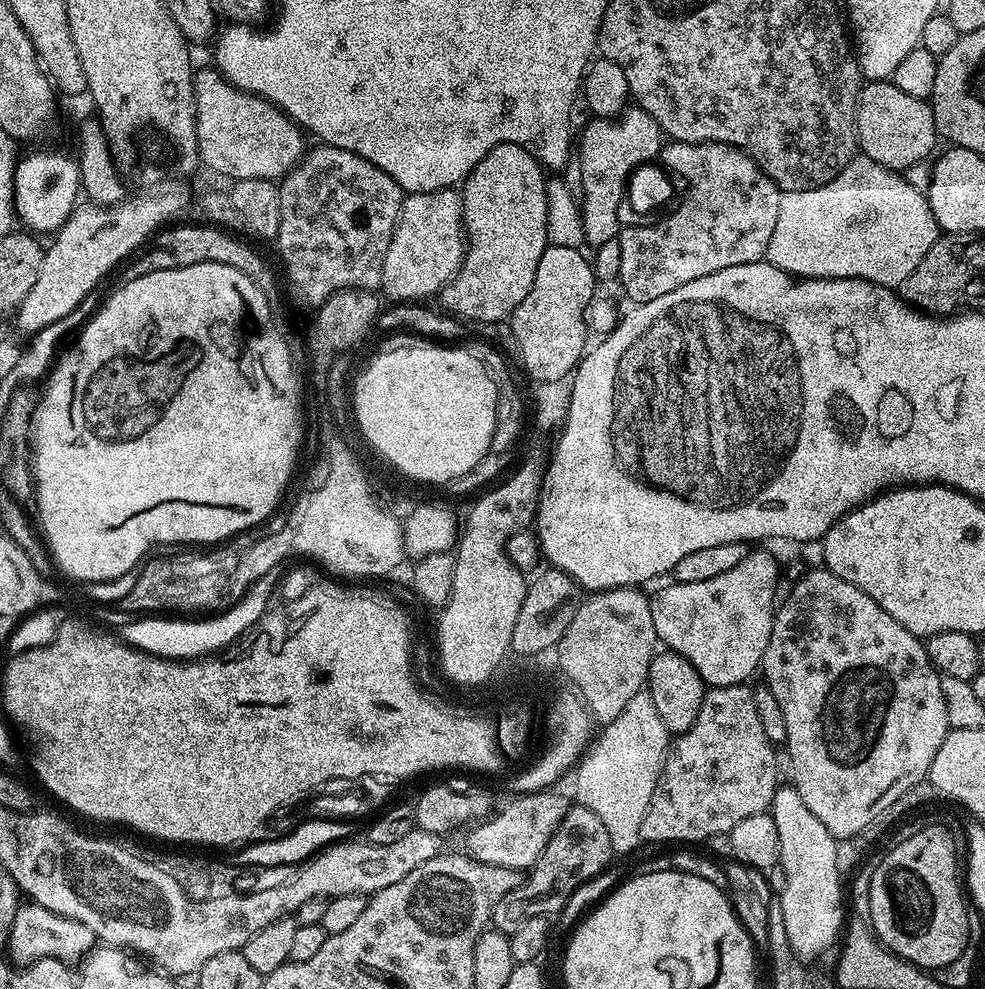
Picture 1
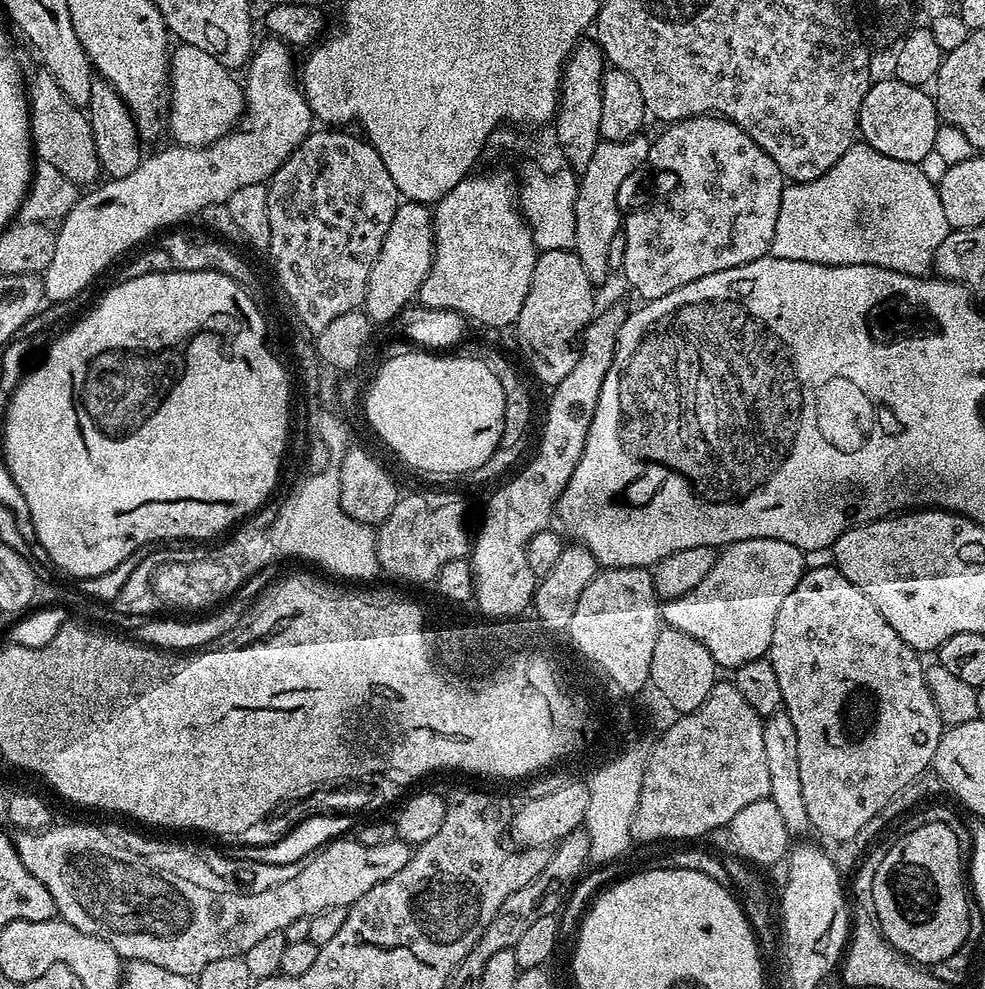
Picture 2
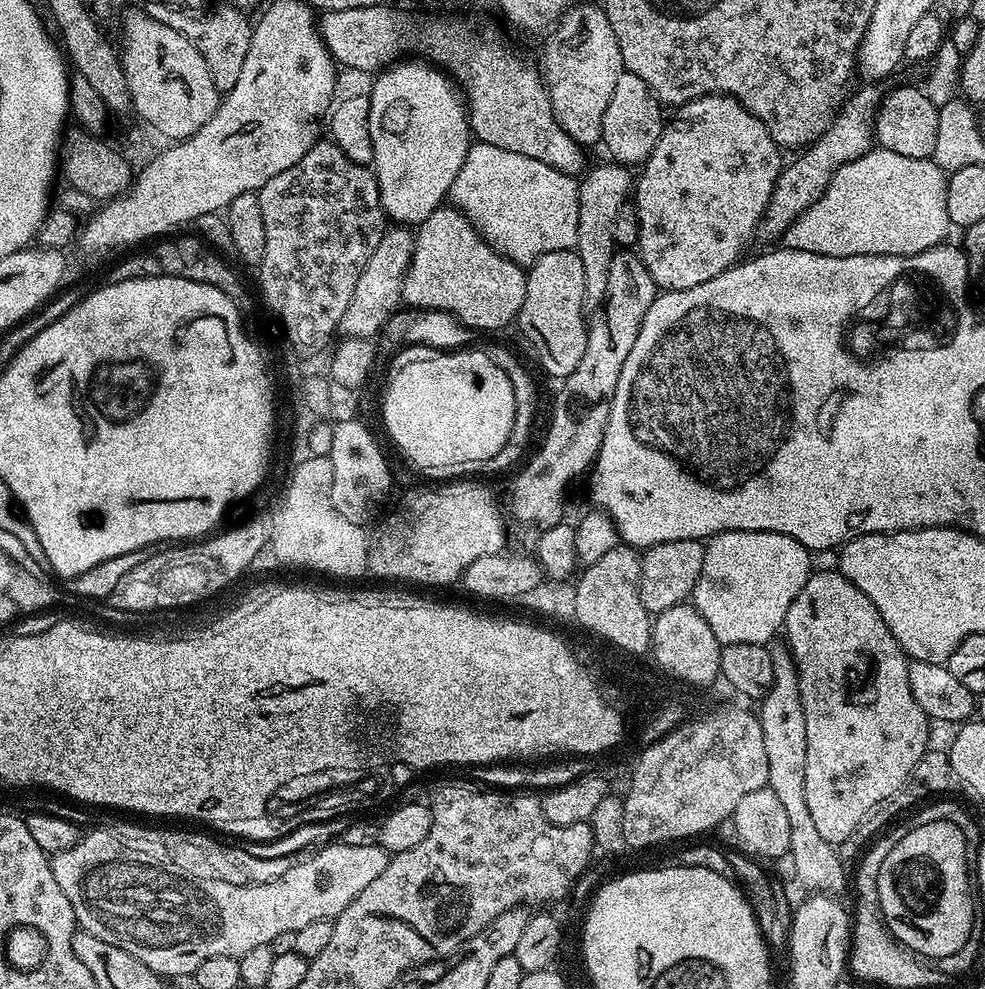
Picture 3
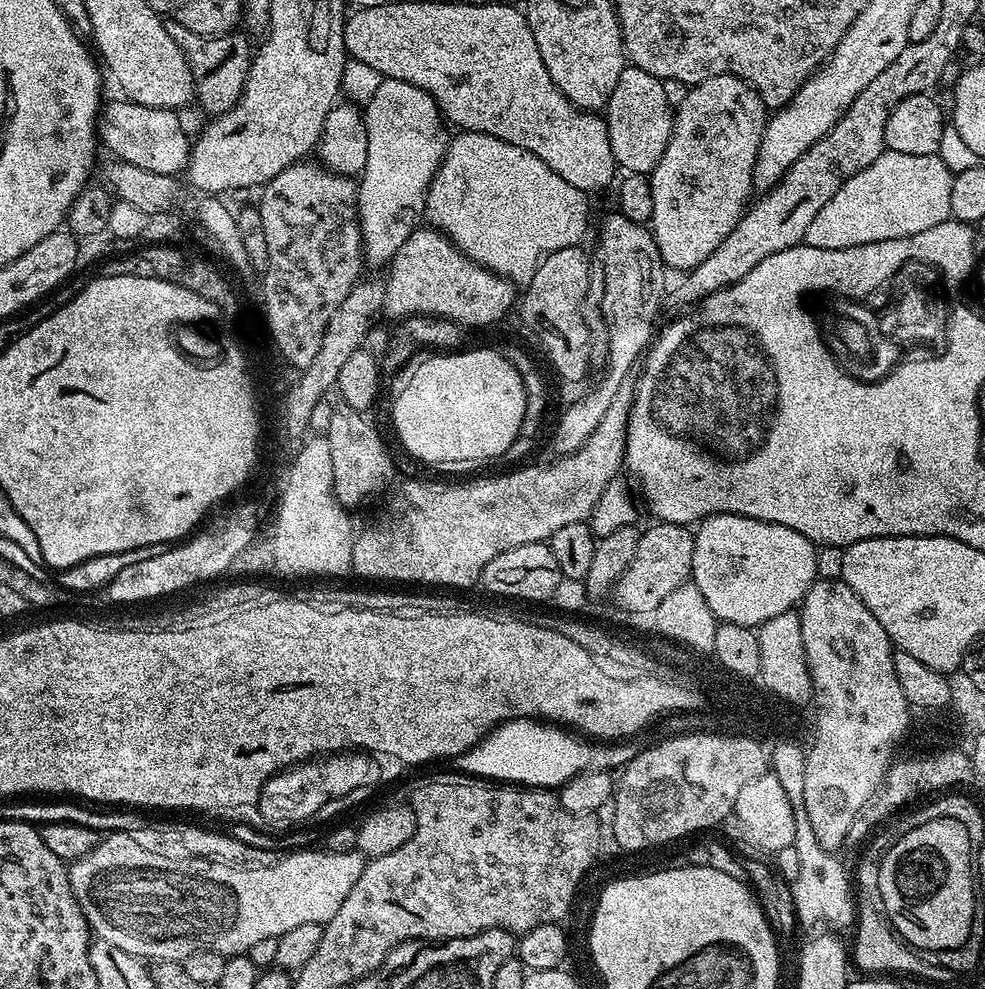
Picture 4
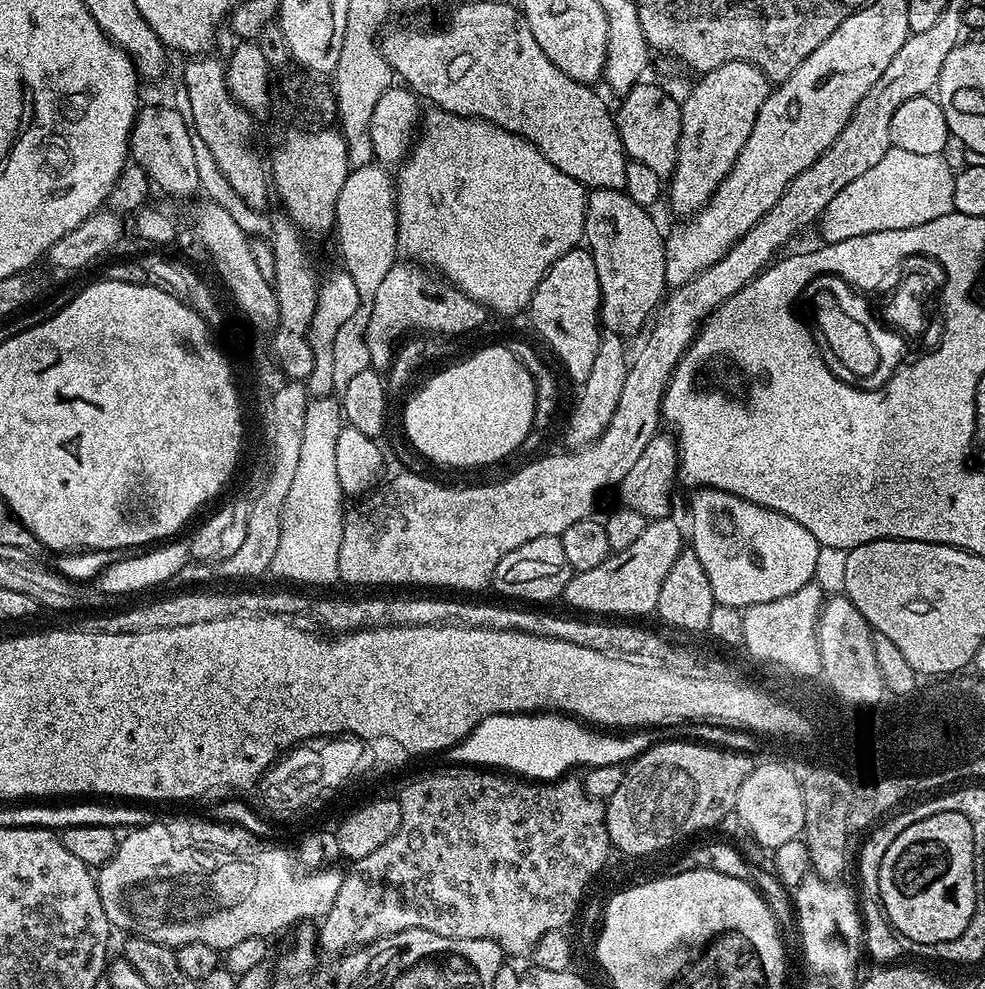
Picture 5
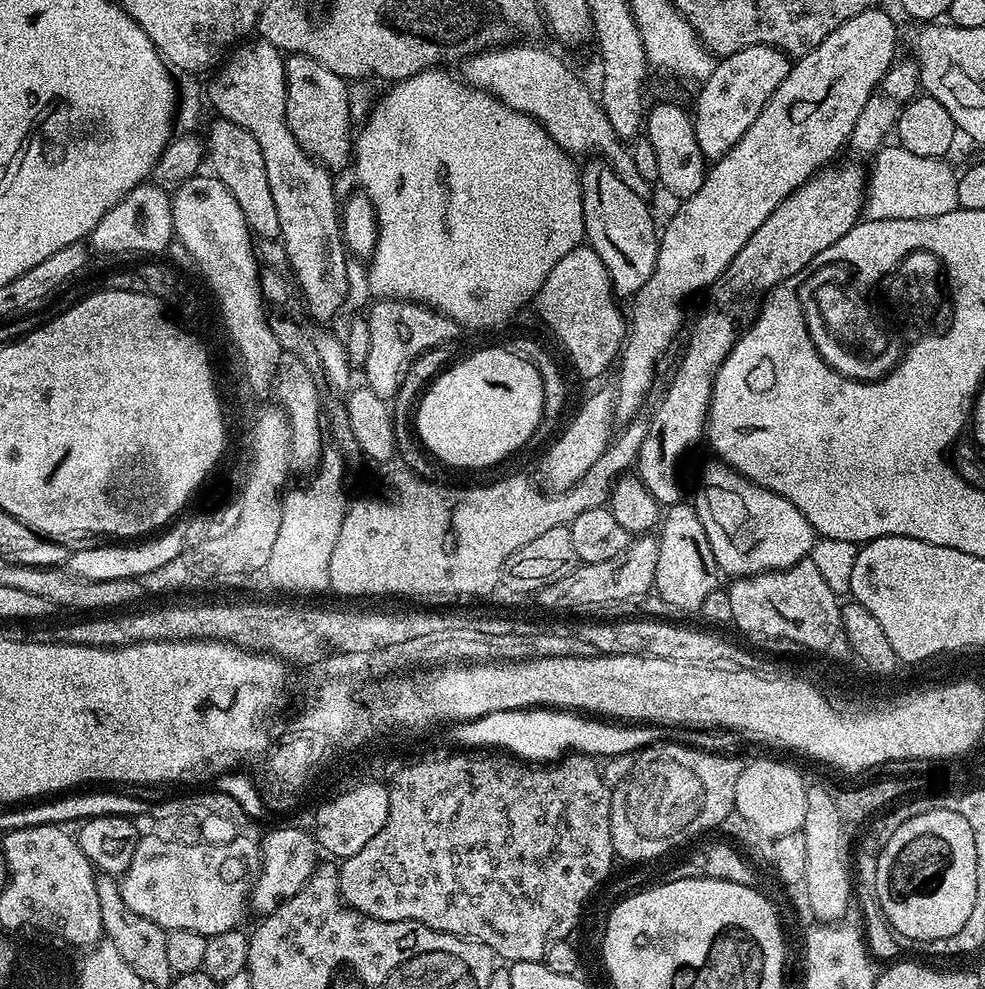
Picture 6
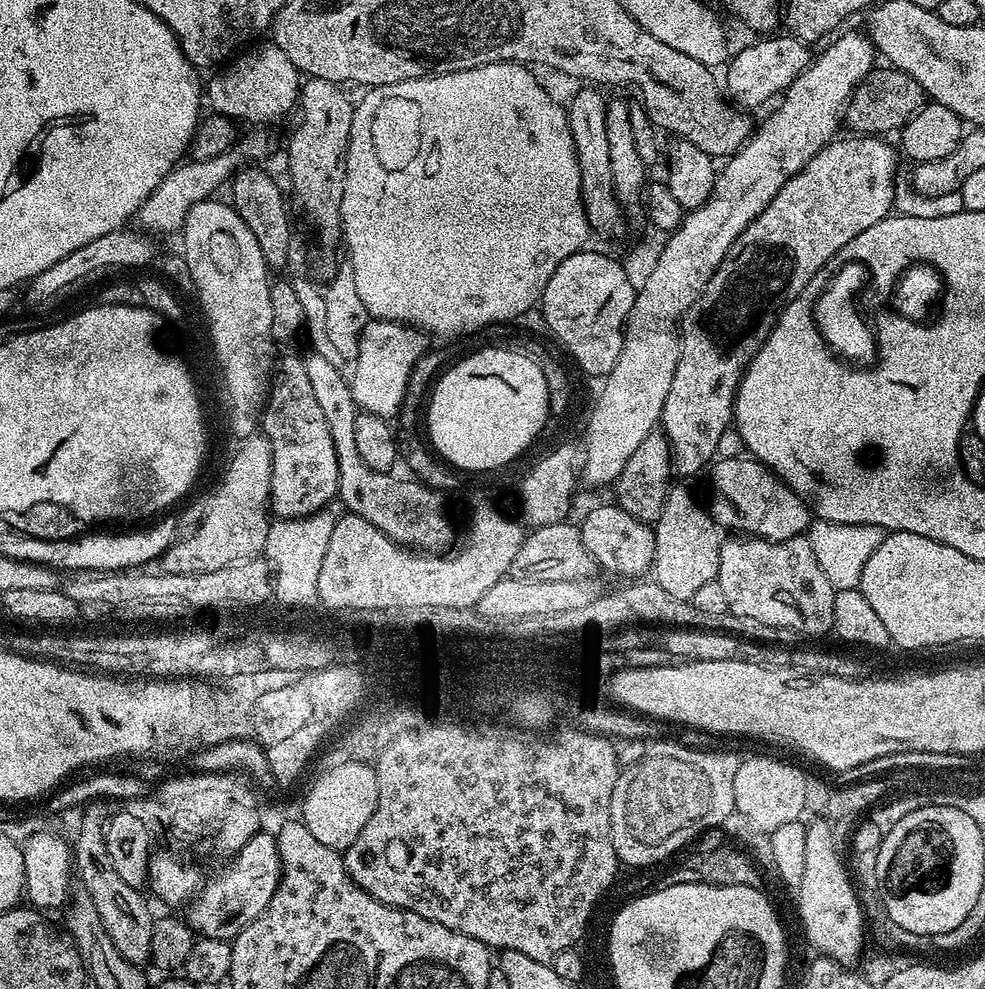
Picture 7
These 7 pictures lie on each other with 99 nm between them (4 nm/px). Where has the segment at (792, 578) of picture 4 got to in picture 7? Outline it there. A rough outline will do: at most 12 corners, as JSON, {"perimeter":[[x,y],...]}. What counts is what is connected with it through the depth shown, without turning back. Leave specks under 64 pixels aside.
{"perimeter":[[759,460],[711,465],[710,504],[724,526],[729,504],[747,535],[805,535],[810,509]]}

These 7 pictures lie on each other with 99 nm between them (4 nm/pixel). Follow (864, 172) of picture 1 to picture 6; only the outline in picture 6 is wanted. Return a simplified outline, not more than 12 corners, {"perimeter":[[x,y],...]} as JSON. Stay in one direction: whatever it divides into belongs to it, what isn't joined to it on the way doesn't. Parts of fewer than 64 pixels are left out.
{"perimeter":[[881,147],[866,216],[938,218],[960,207],[947,159]]}

